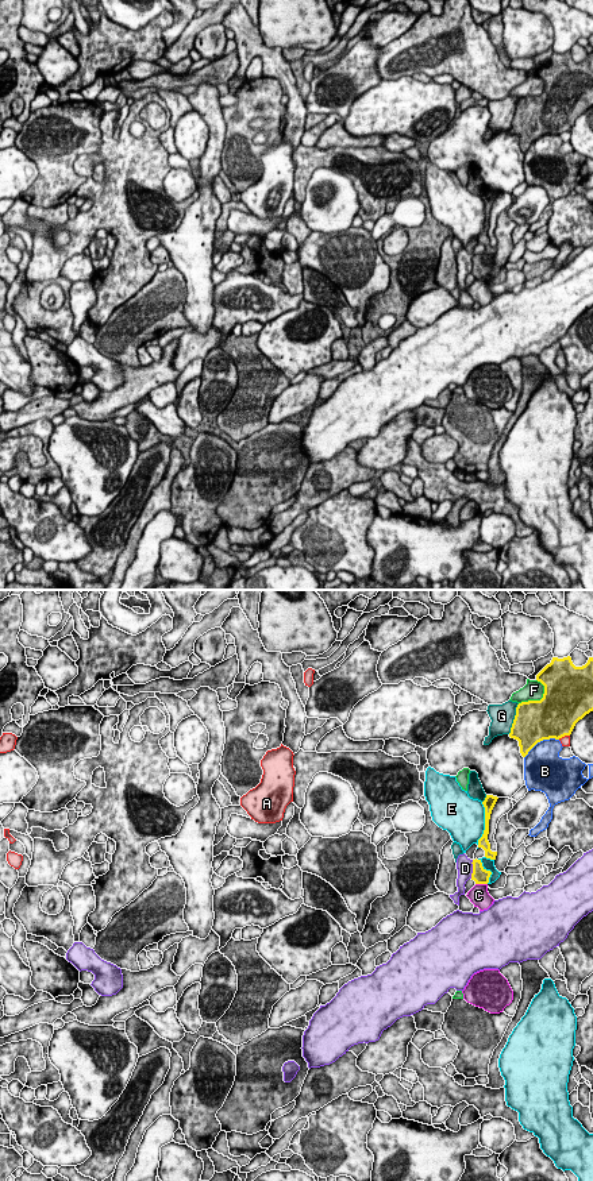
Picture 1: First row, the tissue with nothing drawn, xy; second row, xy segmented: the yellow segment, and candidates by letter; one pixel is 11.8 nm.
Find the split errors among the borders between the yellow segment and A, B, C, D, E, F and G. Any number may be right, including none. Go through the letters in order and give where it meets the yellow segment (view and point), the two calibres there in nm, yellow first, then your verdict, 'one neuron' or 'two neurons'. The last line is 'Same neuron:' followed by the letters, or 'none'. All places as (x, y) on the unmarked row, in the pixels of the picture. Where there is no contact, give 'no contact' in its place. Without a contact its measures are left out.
A: contact xy (563, 131); calibres 500 and 120 nm; two neurons
B: contact xy (540, 135); calibres 480 and 400 nm; two neurons
C: contact xy (481, 278); calibres 190 and 240 nm; two neurons
D: contact xy (473, 265); calibres 190 and 190 nm; two neurons
E: contact xy (485, 219); calibres 130 and 480 nm; two neurons
F: contact xy (535, 96); calibres 480 and 240 nm; two neurons
G: contact xy (515, 114); calibres 480 and 280 nm; two neurons
Same neuron: none

